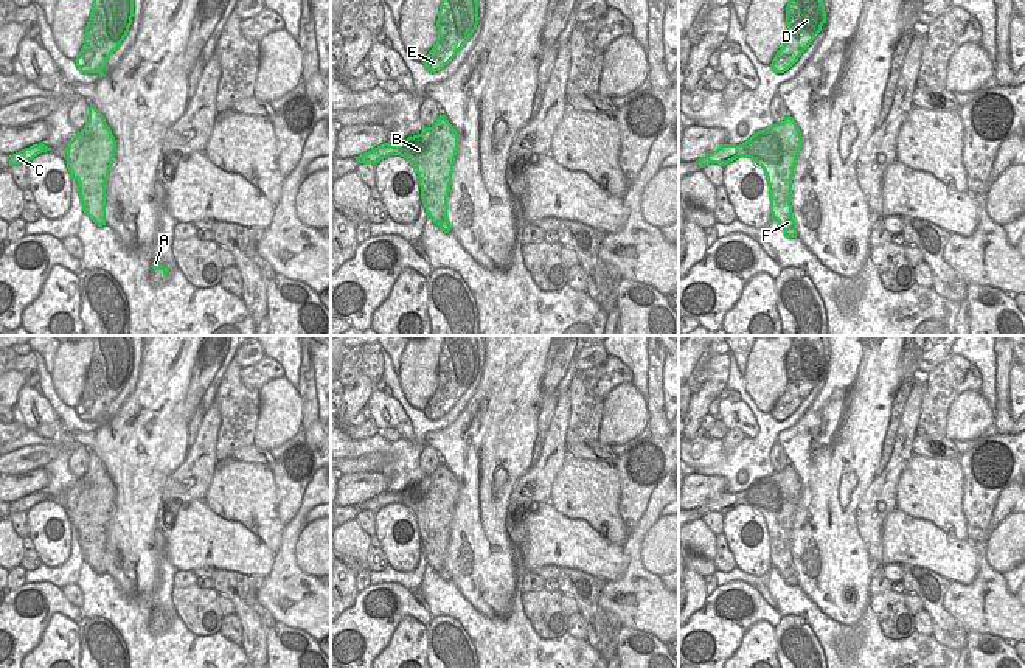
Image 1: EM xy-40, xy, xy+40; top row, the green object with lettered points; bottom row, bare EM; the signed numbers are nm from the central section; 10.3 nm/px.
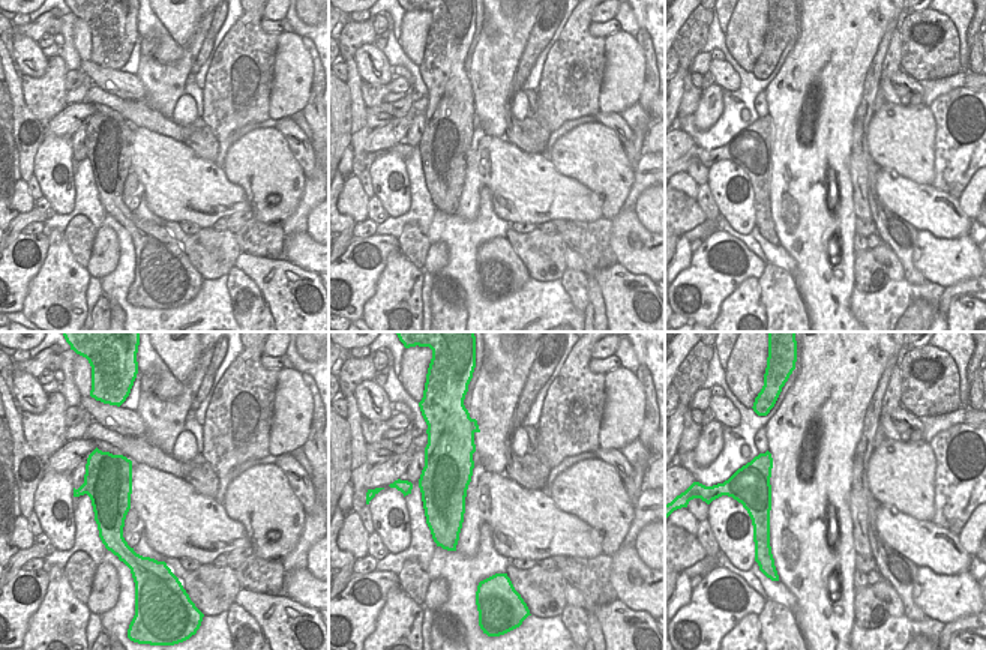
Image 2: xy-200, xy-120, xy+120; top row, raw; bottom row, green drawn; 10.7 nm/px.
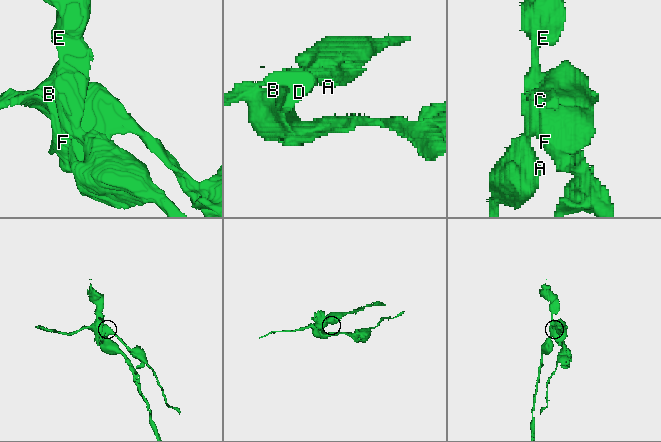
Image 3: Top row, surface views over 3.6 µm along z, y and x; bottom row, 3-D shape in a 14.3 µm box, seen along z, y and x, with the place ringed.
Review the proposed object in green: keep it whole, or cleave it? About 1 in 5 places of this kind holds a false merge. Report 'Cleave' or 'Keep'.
Cleave.

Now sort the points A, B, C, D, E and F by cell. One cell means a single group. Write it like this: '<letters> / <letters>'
A D E / B C F

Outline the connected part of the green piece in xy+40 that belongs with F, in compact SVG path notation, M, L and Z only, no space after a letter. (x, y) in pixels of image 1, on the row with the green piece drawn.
M787 118L772 127L758 130L742 144L721 144L711 154L696 160L700 168L718 163L728 165L738 157L749 157L763 168L770 197L772 221L777 221L787 238L797 238L797 222L792 213L792 176L795 157L784 149L783 129Z

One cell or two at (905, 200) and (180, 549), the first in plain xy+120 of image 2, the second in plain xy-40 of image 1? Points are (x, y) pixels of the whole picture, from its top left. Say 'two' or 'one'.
one

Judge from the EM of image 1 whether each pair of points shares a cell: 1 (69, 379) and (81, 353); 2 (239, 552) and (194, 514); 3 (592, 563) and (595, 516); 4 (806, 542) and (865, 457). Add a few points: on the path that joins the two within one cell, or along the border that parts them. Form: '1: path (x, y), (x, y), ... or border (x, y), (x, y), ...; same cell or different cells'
1: path (69, 373), (70, 364), (75, 359); same cell
2: path (229, 546), (205, 525); same cell
3: border (559, 513), (584, 519), (621, 546); different cells
4: path (825, 521), (830, 494), (844, 479); same cell

